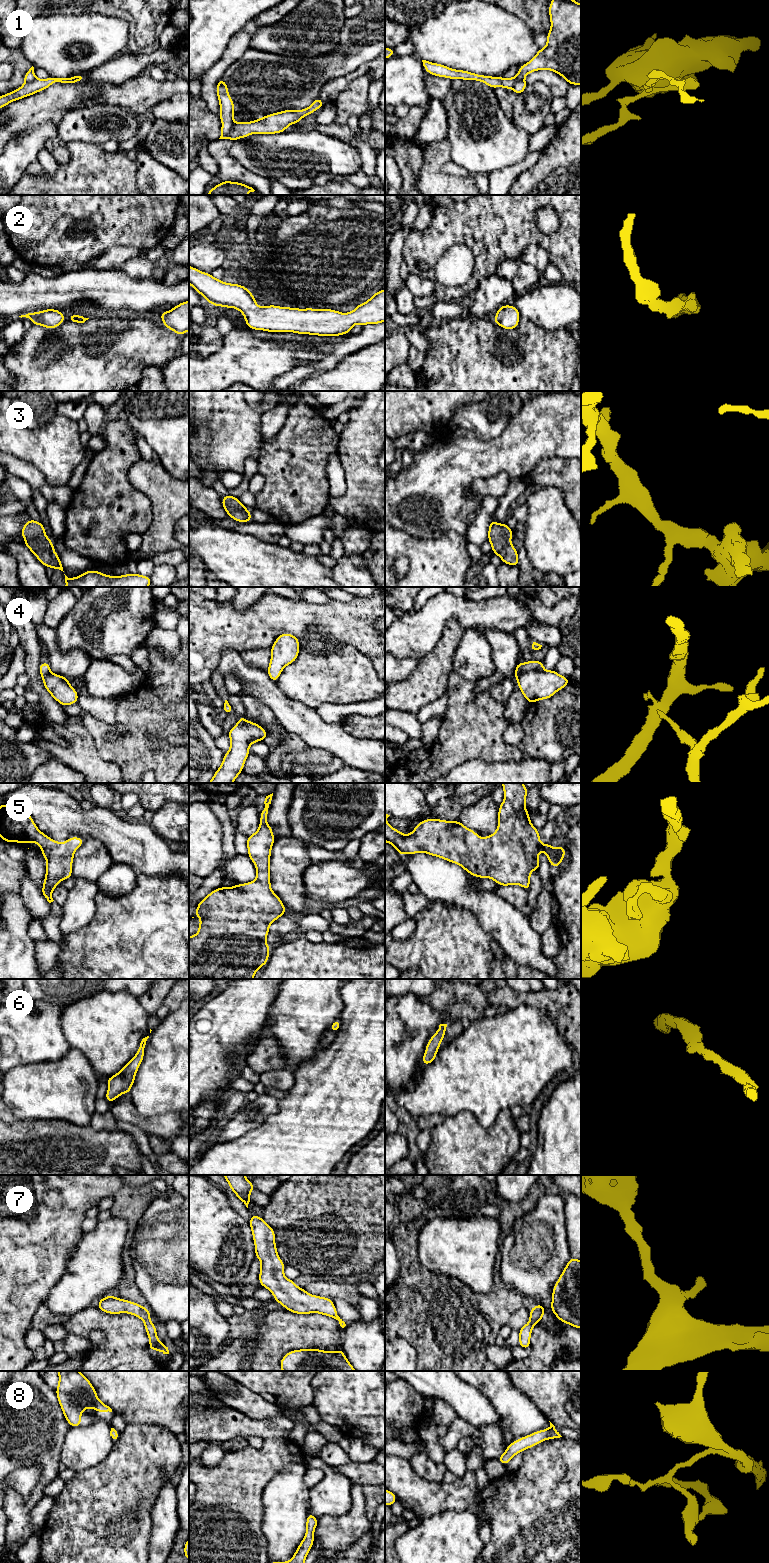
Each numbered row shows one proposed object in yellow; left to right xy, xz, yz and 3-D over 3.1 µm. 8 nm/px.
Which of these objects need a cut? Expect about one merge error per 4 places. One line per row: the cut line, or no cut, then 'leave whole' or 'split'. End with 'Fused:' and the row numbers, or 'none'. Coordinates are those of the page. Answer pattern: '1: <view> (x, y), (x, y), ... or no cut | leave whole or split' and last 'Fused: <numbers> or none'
1: xz (234, 124), (225, 136), (220, 136) | split
2: no cut | leave whole
3: no cut | leave whole
4: yz (543, 669), (530, 669), (521, 673), (516, 678) | split
5: no cut | leave whole
6: no cut | leave whole
7: no cut | leave whole
8: no cut | leave whole
Fused: 1, 4

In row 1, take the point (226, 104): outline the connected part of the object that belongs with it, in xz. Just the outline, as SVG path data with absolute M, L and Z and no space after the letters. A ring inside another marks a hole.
M223 78L217 83L217 97L220 105L219 118L222 121L221 137L224 138L228 135L229 131L234 125L234 103L231 96L228 94L228 86Z

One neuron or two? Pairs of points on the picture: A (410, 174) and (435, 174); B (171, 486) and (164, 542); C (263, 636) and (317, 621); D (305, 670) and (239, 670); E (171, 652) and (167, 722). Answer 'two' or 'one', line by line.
A: two
B: one
C: one
D: two
E: two

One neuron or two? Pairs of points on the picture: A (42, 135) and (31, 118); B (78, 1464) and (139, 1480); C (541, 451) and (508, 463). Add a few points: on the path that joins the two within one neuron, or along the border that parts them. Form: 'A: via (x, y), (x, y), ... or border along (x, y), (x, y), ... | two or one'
A: border along (57, 125), (51, 122), (44, 122), (15, 136) | two
B: border along (109, 1452), (96, 1465), (75, 1473) | two
C: via (533, 451), (520, 451), (516, 455) | one

